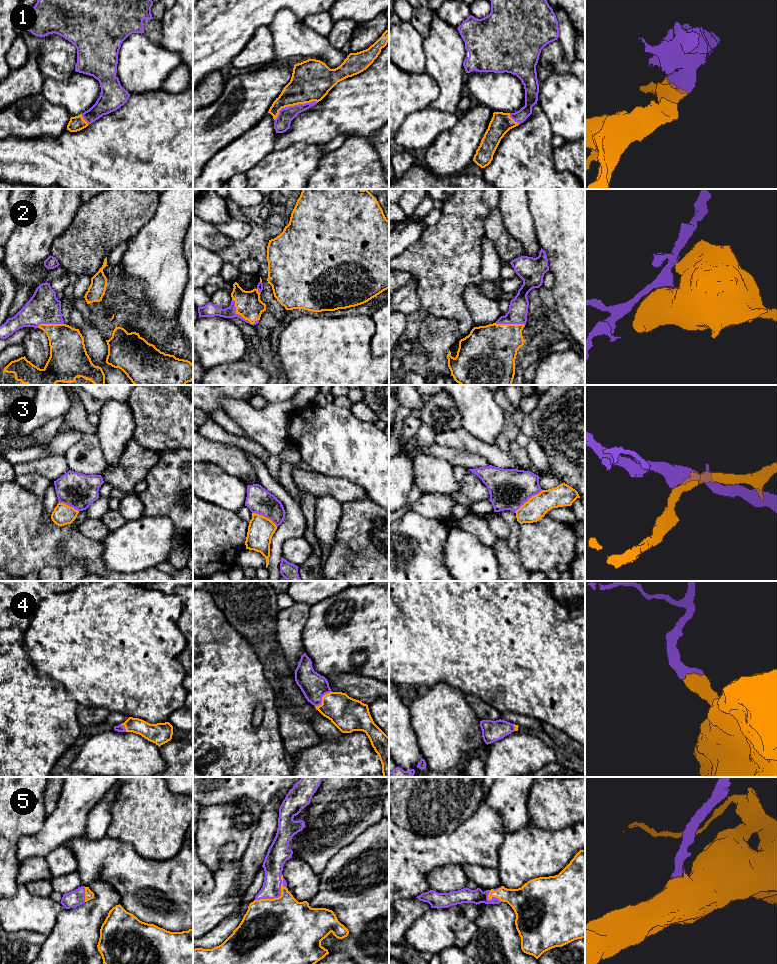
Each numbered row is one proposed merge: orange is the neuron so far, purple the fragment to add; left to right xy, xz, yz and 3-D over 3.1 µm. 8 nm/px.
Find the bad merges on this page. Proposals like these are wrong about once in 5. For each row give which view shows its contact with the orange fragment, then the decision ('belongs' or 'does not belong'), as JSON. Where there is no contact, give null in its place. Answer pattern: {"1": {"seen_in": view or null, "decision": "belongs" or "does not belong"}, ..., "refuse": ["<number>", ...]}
{"1": {"seen_in": "xz", "decision": "belongs"}, "2": {"seen_in": "xz", "decision": "belongs"}, "3": {"seen_in": "yz", "decision": "does not belong"}, "4": {"seen_in": "xz", "decision": "belongs"}, "5": {"seen_in": "xz", "decision": "belongs"}, "refuse": ["3"]}

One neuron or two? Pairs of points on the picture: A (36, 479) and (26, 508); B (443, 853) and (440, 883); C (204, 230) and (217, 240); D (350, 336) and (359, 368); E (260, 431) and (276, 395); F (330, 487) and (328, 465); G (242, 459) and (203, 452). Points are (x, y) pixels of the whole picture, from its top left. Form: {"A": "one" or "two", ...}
{"A": "two", "B": "two", "C": "one", "D": "one", "E": "two", "F": "two", "G": "one"}

